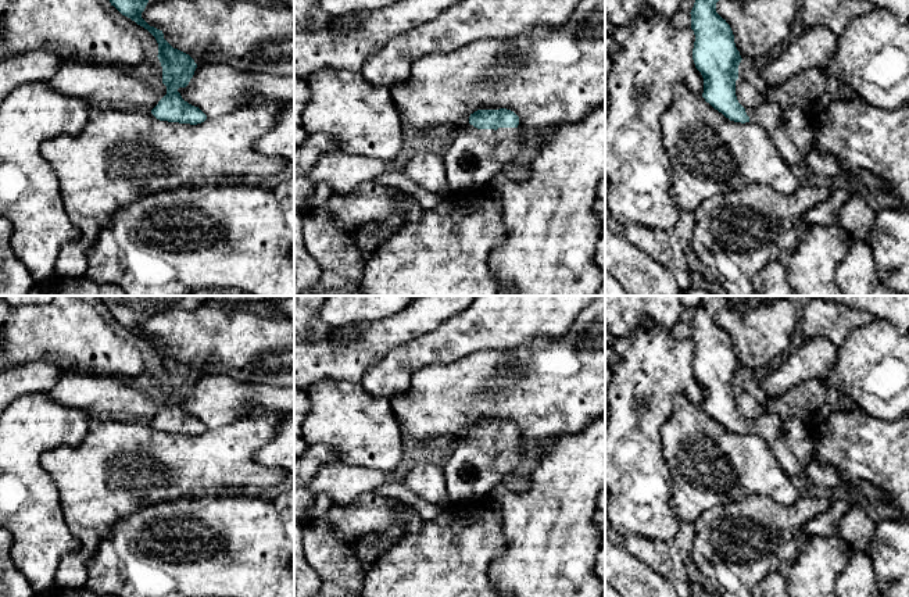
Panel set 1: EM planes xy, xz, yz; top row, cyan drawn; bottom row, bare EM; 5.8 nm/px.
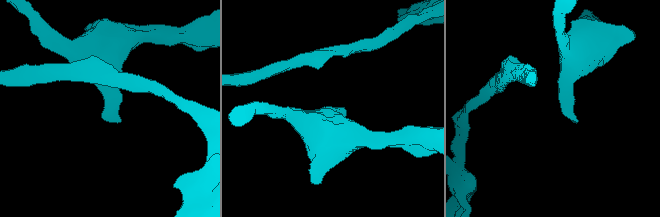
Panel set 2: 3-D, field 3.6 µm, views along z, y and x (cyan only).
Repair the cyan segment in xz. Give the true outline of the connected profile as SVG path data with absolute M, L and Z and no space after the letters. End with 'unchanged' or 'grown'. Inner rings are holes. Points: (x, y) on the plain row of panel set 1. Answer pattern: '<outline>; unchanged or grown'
M507 419L477 421L469 428L470 437L458 442L443 466L451 505L473 504L483 498L502 478L513 473L520 458L519 428Z; grown

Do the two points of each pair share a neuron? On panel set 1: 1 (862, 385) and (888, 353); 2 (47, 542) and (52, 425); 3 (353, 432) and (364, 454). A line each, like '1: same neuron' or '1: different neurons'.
1: same neuron
2: same neuron
3: same neuron

